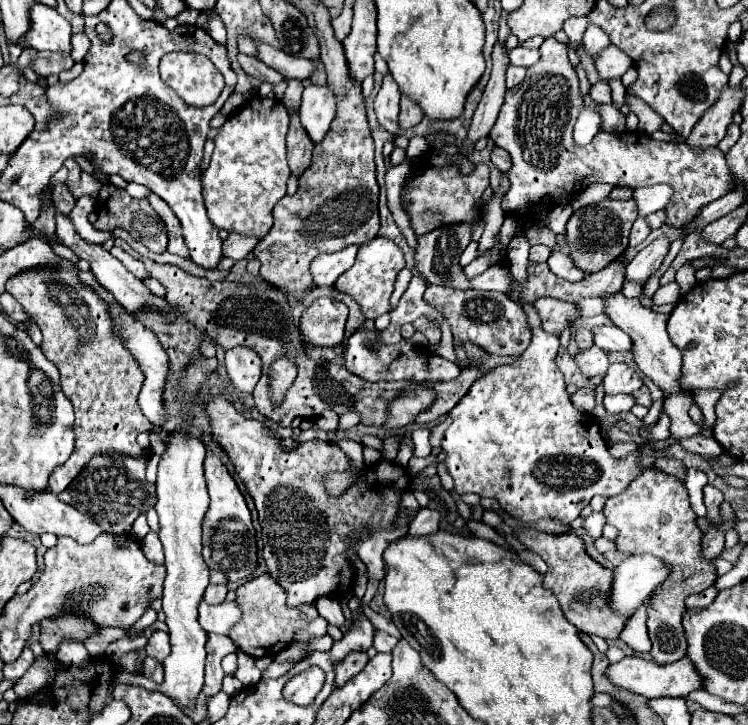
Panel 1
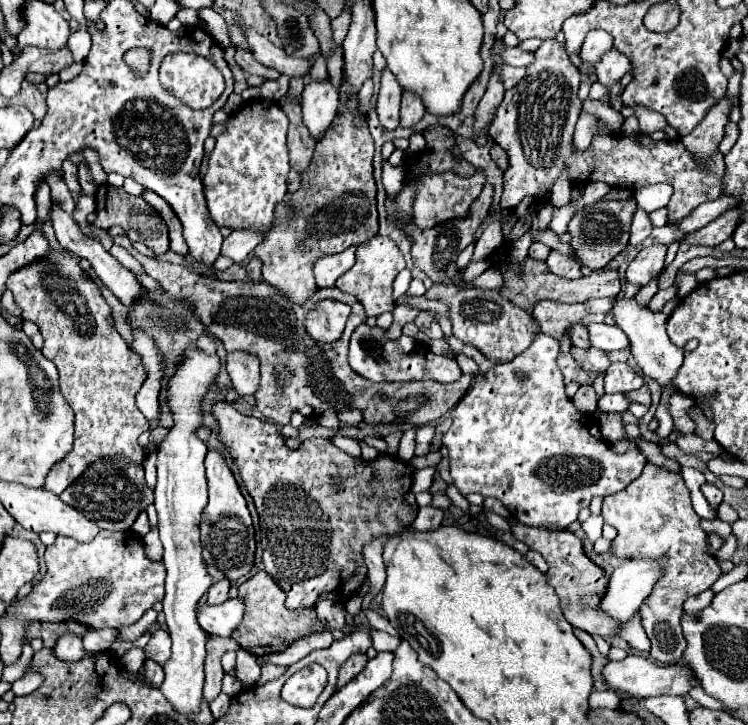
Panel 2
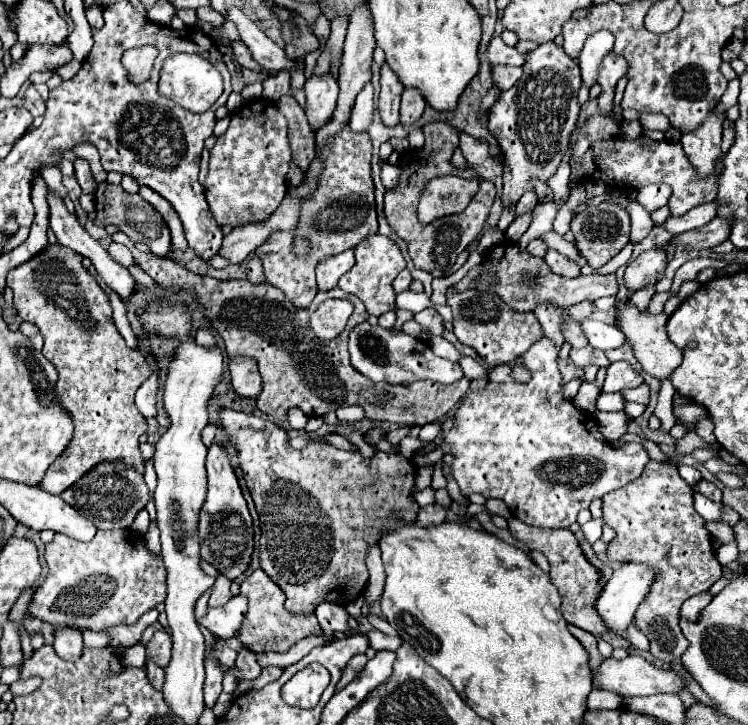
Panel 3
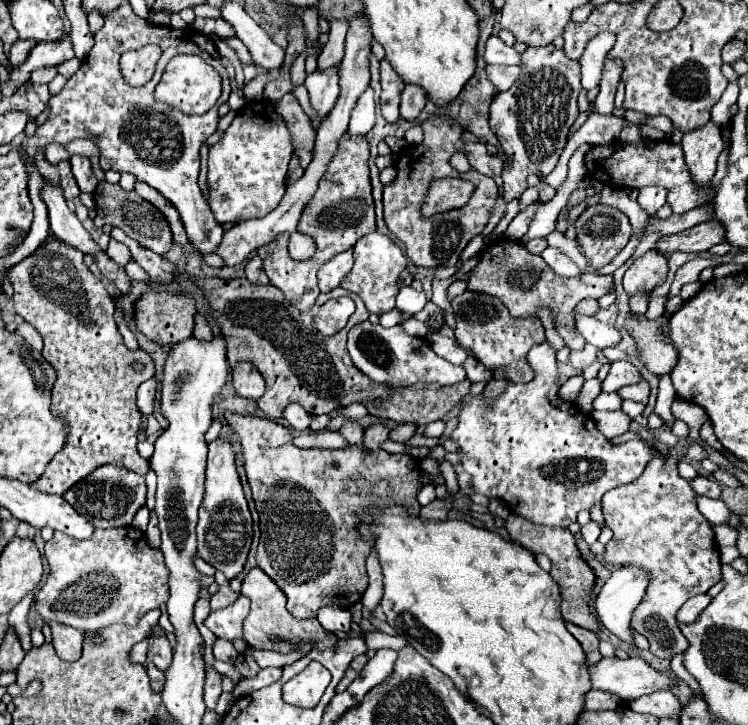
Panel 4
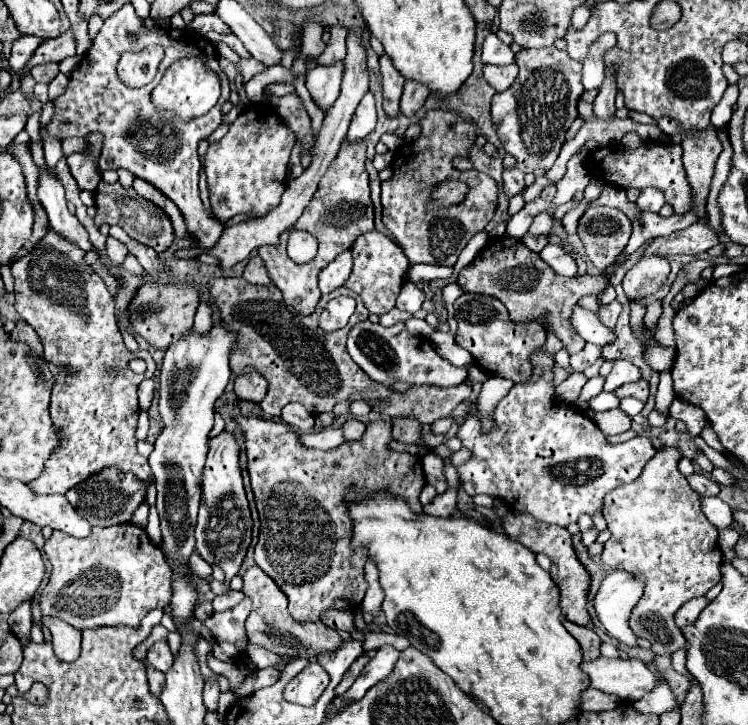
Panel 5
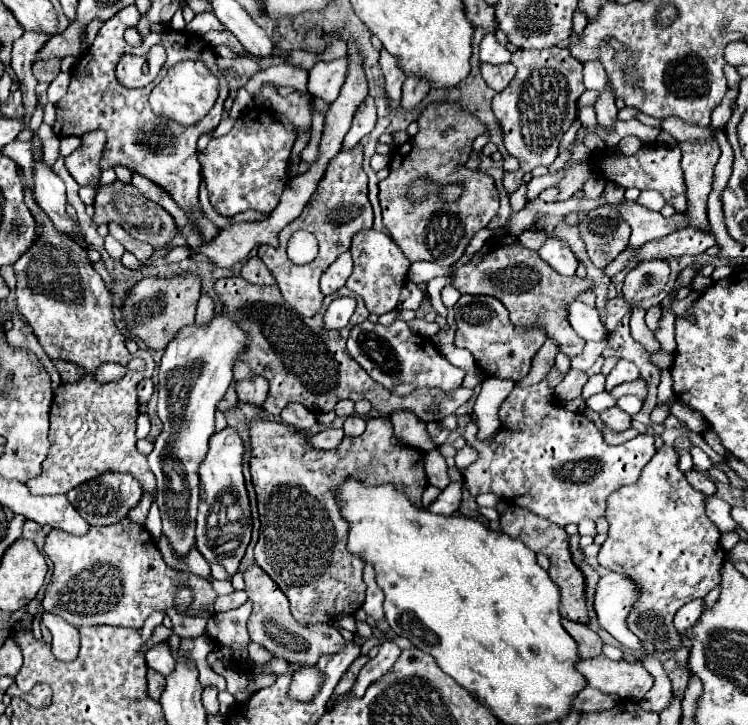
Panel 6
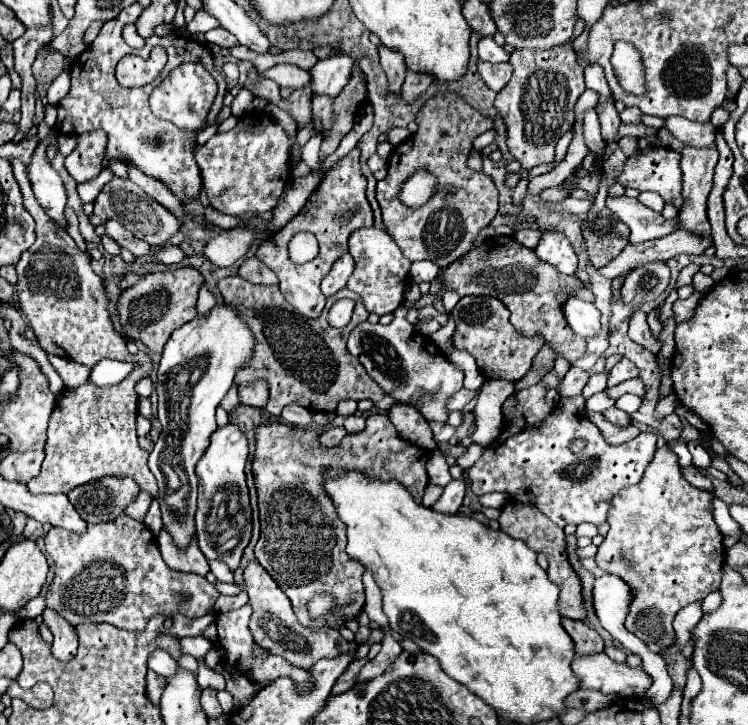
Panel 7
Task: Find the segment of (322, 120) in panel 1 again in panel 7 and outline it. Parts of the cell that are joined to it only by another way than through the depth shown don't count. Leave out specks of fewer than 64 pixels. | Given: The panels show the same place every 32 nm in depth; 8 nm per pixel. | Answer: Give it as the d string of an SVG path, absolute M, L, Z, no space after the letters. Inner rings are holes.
M342 52L332 54L330 58L318 60L314 64L314 68L310 70L314 94L338 96L342 92L342 88L348 84L354 64L356 64L356 60Z

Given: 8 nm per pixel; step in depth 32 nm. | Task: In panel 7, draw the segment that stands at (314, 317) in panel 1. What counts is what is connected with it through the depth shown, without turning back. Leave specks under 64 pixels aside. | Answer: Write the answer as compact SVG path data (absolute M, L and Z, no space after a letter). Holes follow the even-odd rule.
M338 300L332 308L330 308L330 314L328 314L328 322L336 328L342 328L348 324L350 316L352 316L352 310L354 310L354 302L352 300Z

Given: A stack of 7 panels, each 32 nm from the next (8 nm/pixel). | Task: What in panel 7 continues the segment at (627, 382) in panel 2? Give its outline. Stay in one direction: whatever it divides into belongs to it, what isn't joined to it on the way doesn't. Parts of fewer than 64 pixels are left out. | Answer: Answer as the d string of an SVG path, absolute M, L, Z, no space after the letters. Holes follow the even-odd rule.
M622 358L618 364L614 364L614 368L608 374L608 388L622 384L622 382L636 378L636 376L638 376L638 368L628 358Z

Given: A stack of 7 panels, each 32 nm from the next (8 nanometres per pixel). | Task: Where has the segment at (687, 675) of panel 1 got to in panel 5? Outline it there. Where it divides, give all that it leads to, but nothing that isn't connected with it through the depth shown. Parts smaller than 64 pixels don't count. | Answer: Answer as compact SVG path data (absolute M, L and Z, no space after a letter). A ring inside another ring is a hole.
M600 656L592 662L582 662L580 670L588 674L590 686L606 694L616 694L622 700L640 700L656 686L656 674L652 674L642 660L610 660Z

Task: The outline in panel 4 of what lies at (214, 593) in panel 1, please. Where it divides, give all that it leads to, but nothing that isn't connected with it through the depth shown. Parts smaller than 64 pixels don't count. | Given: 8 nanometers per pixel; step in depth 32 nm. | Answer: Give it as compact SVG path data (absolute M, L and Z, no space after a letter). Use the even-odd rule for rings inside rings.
M216 570L214 578L215 582L220 586L220 592L210 598L212 610L220 610L220 608L226 608L228 604L234 604L234 600L236 600L240 594L236 594L236 592L230 590L230 583L221 571Z

